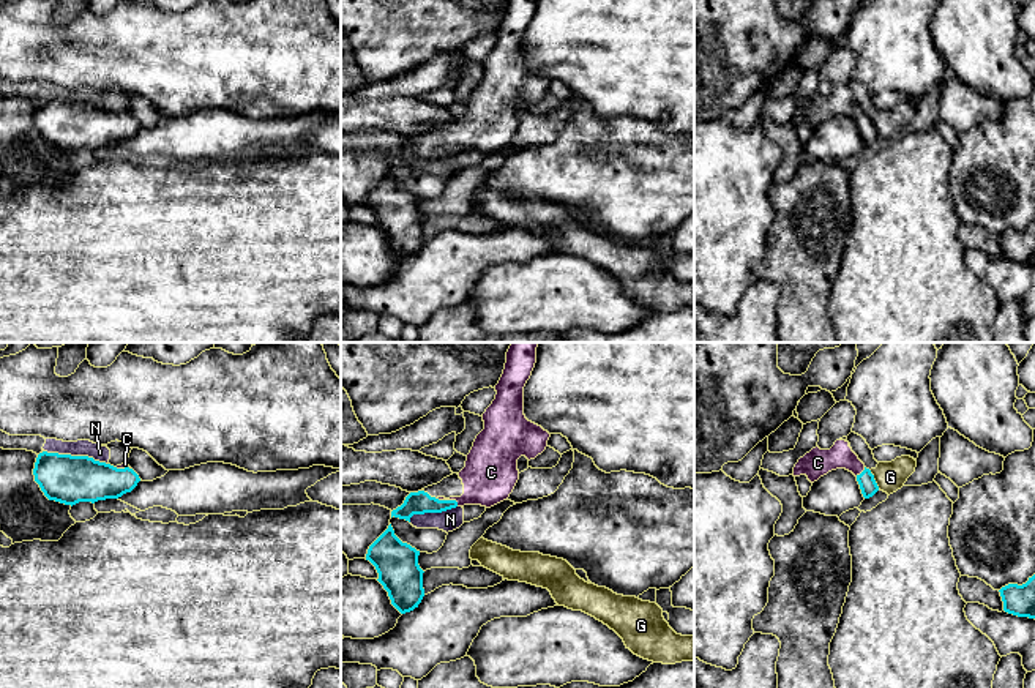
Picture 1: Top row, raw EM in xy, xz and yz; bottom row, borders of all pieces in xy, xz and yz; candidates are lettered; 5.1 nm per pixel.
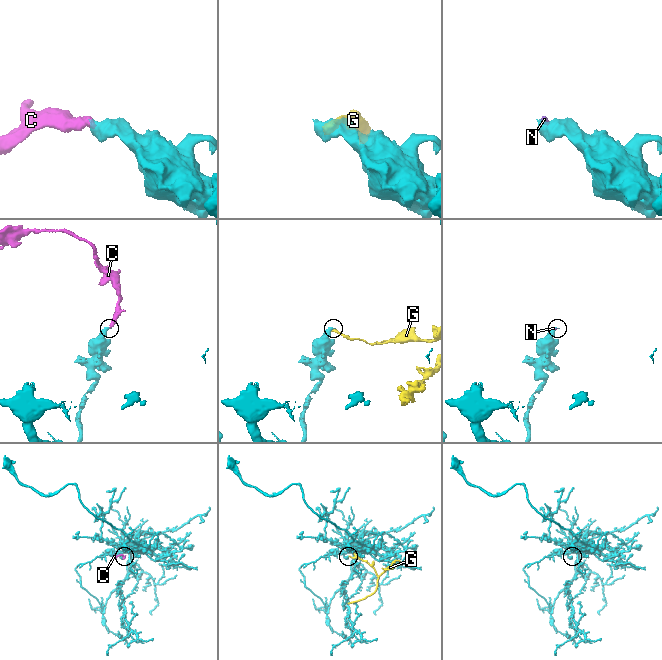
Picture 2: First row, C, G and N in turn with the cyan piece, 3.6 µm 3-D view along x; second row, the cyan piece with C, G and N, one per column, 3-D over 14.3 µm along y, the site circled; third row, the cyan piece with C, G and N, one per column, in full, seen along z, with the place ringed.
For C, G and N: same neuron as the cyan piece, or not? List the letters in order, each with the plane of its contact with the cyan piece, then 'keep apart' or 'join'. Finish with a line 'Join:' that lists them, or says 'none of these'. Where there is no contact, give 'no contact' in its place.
C: contact in xz; join
G: contact in yz; keep apart
N: contact in xy; keep apart
Join: C

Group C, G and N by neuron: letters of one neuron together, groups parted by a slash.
C / G N

